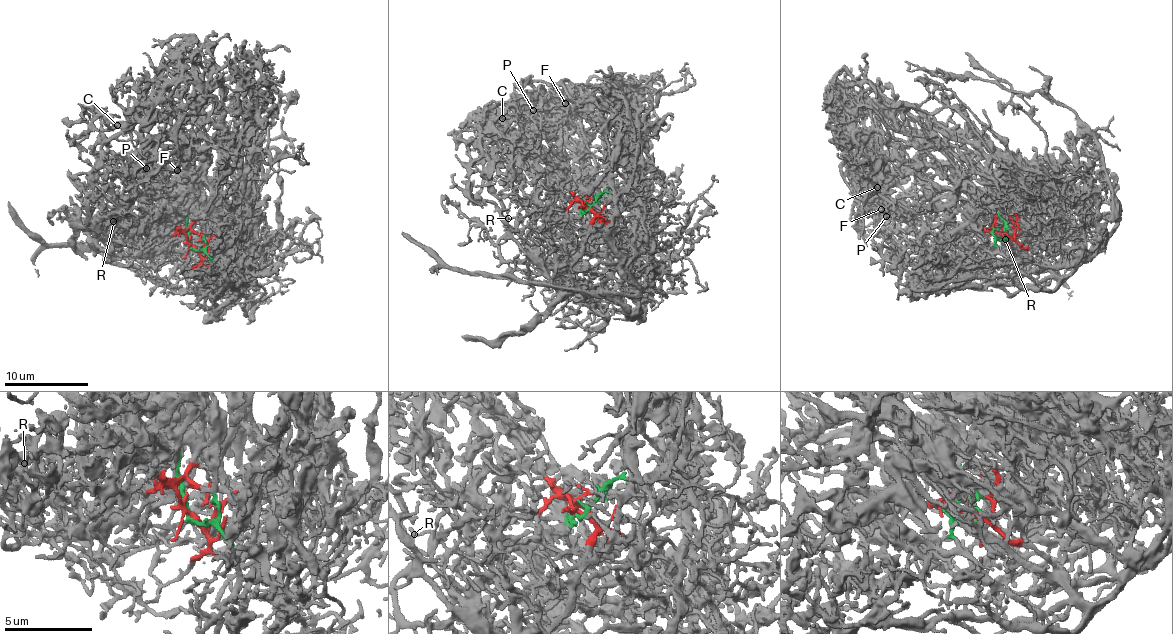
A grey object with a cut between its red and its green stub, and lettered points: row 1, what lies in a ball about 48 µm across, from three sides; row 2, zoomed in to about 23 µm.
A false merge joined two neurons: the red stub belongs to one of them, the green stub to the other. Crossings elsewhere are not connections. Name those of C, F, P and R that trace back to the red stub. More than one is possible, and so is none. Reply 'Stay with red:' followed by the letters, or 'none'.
Stay with red: C, F, P, R

